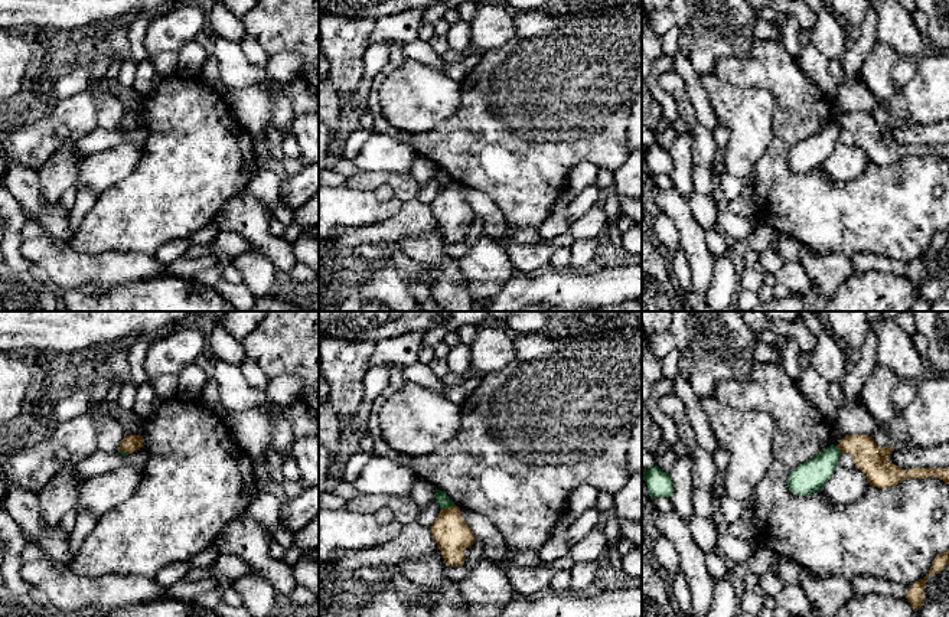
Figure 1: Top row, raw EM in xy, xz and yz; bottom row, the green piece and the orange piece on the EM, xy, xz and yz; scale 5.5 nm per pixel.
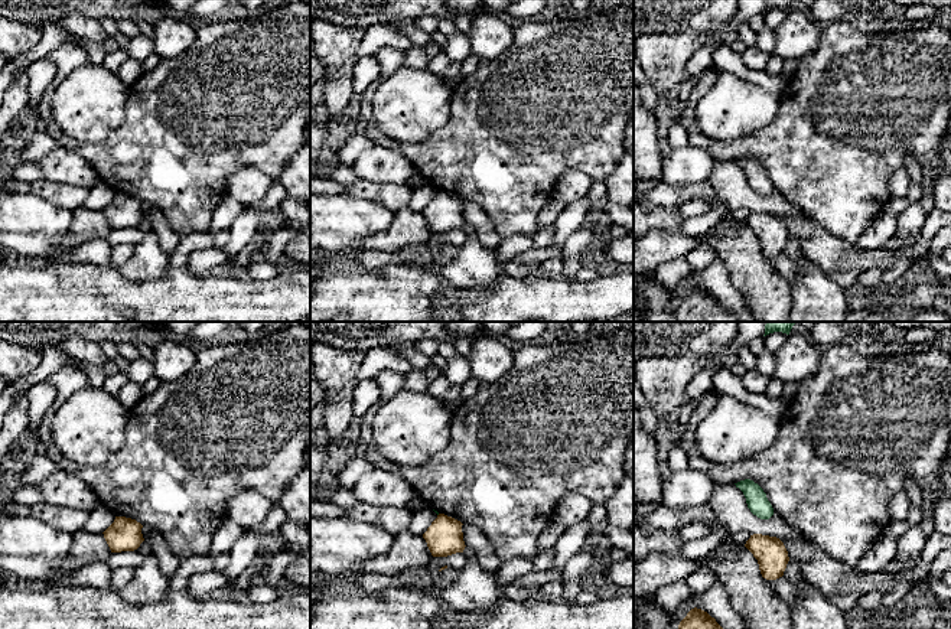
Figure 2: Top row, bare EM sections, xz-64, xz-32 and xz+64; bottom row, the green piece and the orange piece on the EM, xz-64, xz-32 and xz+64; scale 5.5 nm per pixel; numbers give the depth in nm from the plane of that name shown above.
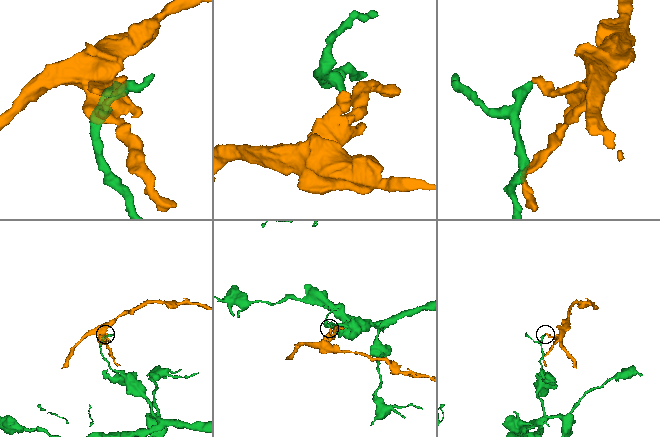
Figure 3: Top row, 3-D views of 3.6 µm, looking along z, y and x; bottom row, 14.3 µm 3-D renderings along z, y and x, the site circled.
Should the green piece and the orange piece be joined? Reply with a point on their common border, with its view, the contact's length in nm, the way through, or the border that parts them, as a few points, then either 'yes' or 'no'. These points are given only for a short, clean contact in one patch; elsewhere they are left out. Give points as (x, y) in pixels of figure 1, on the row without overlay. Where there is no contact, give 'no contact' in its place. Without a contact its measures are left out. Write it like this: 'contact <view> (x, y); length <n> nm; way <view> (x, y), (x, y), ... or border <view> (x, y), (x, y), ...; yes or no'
contact xz (447, 185); length 80 nm; border xz (455, 182), (442, 186); no

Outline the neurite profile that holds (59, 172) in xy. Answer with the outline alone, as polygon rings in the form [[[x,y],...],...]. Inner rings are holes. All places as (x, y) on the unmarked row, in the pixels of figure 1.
[[[65,143],[37,170],[46,210],[58,206],[62,193],[76,186],[78,169],[82,160],[75,143]]]

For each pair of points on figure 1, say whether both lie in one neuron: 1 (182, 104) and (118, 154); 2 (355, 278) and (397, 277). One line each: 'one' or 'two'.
1: two
2: one

